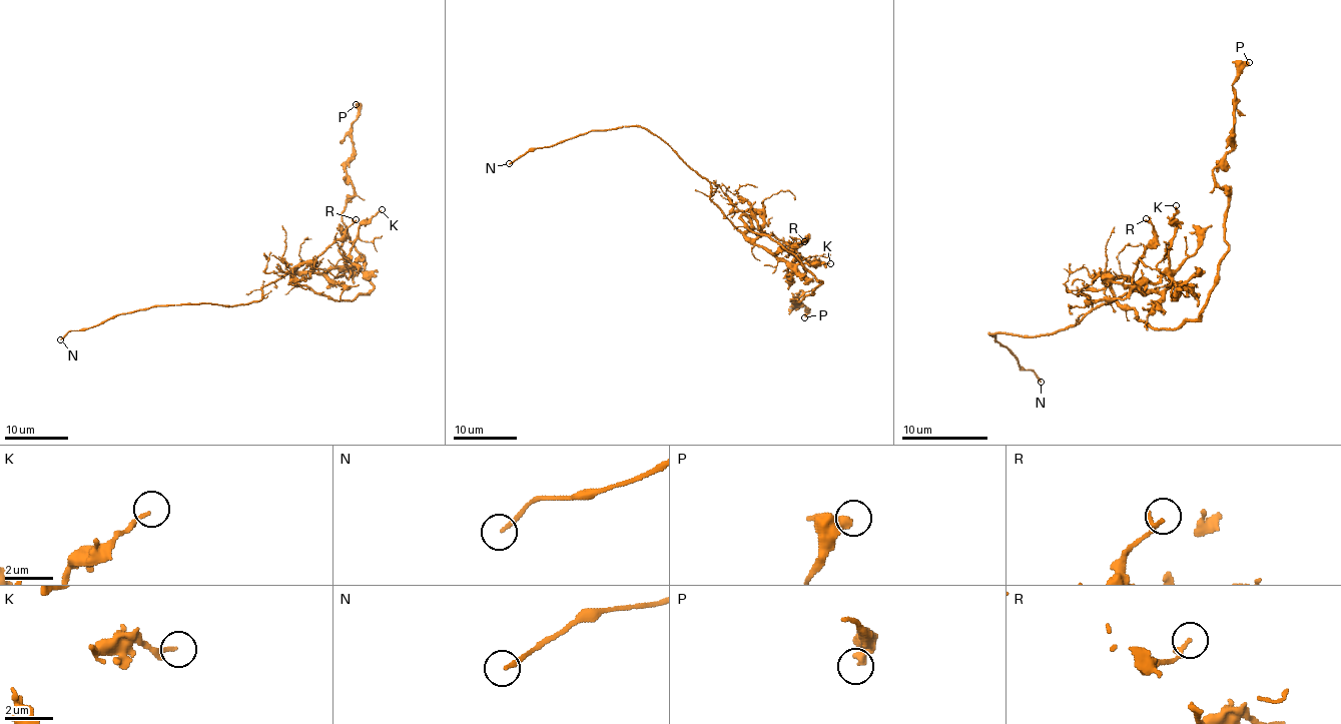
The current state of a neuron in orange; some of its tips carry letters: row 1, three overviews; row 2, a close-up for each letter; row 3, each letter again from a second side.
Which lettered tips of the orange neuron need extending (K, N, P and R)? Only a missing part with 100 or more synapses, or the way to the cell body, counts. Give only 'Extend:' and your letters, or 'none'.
Extend: N

